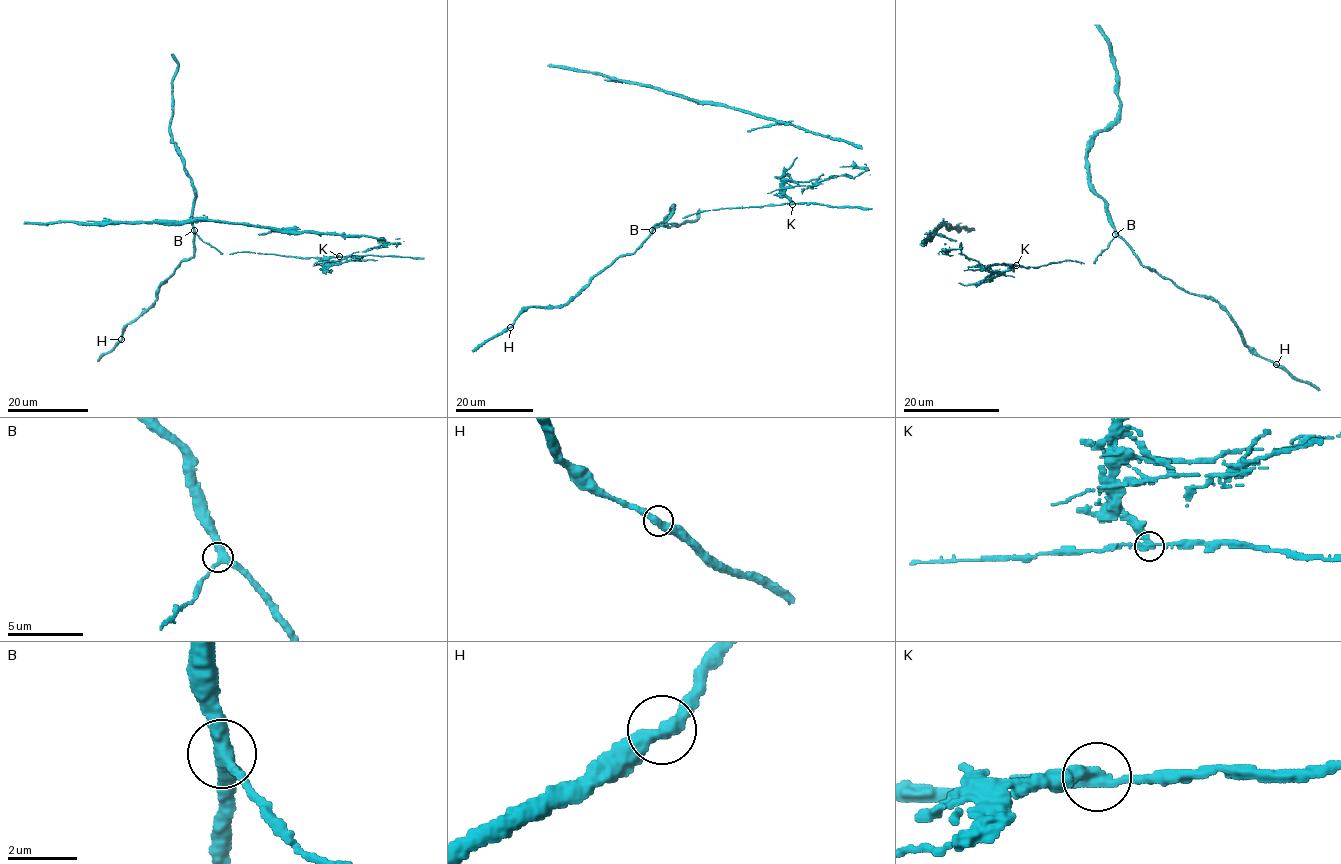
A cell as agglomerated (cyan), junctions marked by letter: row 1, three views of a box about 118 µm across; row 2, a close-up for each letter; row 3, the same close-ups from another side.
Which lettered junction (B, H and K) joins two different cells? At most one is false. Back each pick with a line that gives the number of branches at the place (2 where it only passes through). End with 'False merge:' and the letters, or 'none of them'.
K: Branches: 3
False merge: K

